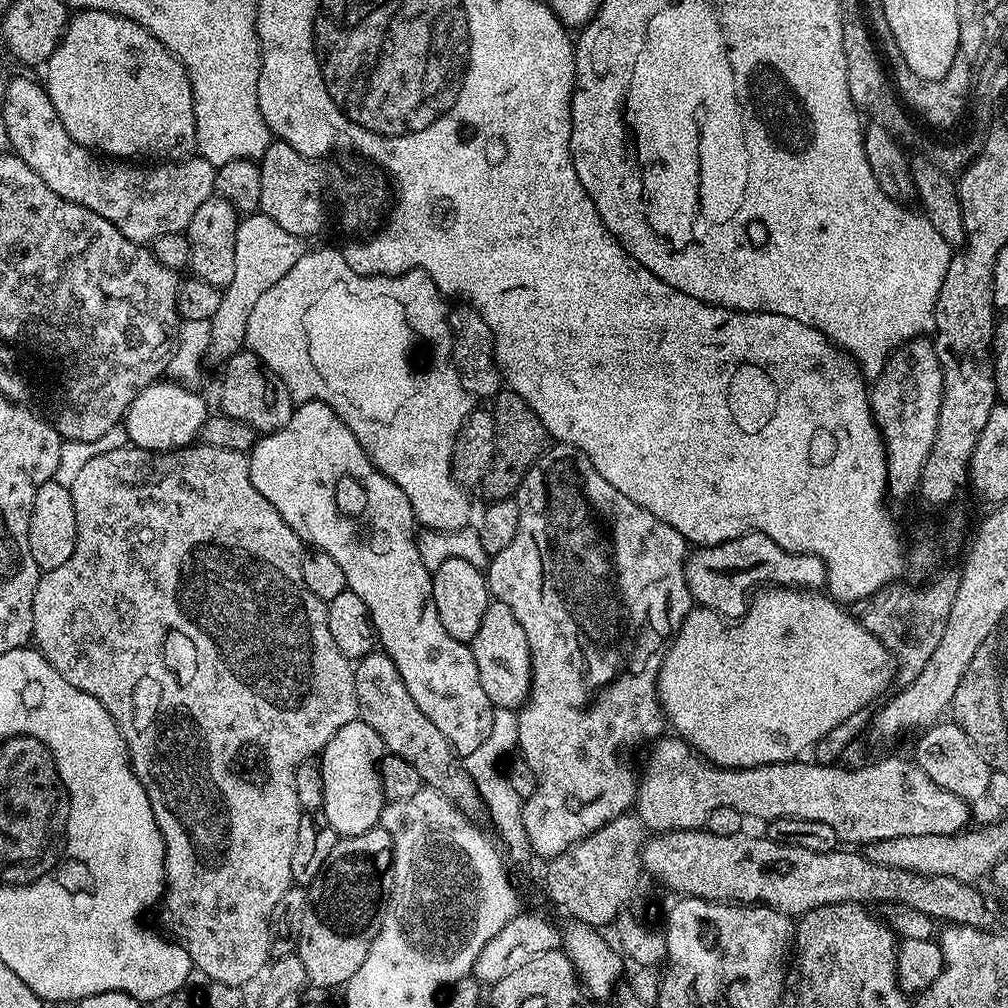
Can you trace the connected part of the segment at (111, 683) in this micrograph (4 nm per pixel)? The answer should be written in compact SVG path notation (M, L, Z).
M199 442L193 443L187 448L176 448L173 452L151 452L135 446L115 448L106 454L98 454L94 458L90 458L90 462L86 462L86 466L82 466L82 470L78 470L78 478L74 478L71 489L74 498L74 518L76 519L74 554L70 554L70 558L66 558L66 562L62 562L62 566L43 573L34 590L32 634L35 647L50 662L50 666L54 666L54 670L58 670L58 674L62 674L62 678L66 678L66 682L70 682L70 686L78 686L78 690L90 694L90 698L98 698L98 702L102 702L102 706L106 706L106 710L114 718L114 722L126 742L132 770L142 782L142 786L150 798L150 806L154 810L158 830L164 839L162 909L164 908L164 920L168 923L169 930L173 932L169 933L188 951L197 973L201 972L202 975L208 976L207 979L214 983L225 983L234 987L248 986L248 983L256 975L259 977L265 971L266 965L269 963L273 940L270 917L282 896L294 884L291 863L294 862L294 848L298 846L298 830L302 819L302 809L298 802L296 787L294 787L294 774L298 770L298 766L302 766L302 762L319 757L324 747L330 742L330 738L334 738L334 734L338 734L338 730L342 730L342 726L346 726L358 716L353 661L344 657L342 650L338 650L338 645L334 643L334 638L330 635L327 603L319 600L314 594L310 594L310 590L306 590L306 582L302 582L302 558L306 551L304 541L298 534L294 534L294 530L290 530L290 526L286 526L282 514L278 514L278 510L274 510L274 506L270 506L270 502L266 502L266 498L262 498L262 494L258 494L258 490L254 490L254 482L250 482L250 466L245 453Z

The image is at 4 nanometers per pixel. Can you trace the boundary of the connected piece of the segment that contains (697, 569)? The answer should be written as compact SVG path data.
M748 532L745 536L739 536L709 548L697 547L684 562L684 573L686 586L690 590L693 601L699 607L708 608L717 617L729 616L727 619L732 622L747 614L750 597L765 586L820 590L828 583L826 566L817 556L806 552L788 552L782 546L778 546L778 542L774 542L774 538L770 538L765 532Z

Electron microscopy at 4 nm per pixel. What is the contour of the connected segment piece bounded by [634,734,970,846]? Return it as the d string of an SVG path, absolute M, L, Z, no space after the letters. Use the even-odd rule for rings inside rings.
M672 734L665 735L663 738L655 741L649 748L652 749L649 750L648 757L644 760L644 772L642 768L638 776L634 812L635 815L640 817L640 821L644 823L645 829L651 830L656 834L690 830L691 828L703 829L708 823L710 813L713 810L719 810L722 806L731 806L733 810L738 810L745 818L752 819L753 816L756 820L764 820L763 822L781 820L782 818L806 818L810 822L826 822L826 826L830 826L830 830L834 830L837 841L844 843L845 840L848 843L845 845L848 846L860 846L856 844L867 846L875 840L898 838L899 836L955 836L957 832L963 832L969 827L969 801L958 798L958 794L950 794L950 790L942 790L942 786L938 786L938 782L930 782L930 774L926 774L911 759L899 760L896 756L890 756L886 760L876 760L873 764L866 765L865 768L840 768L841 766L818 764L815 762L800 764L804 762L801 762L799 759L787 760L784 764L767 764L757 768L719 768L717 764L711 764L709 760L704 759L700 753L694 752L686 741Z

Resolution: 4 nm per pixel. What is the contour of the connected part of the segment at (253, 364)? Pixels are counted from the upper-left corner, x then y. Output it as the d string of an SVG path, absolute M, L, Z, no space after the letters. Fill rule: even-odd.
M241 350L234 353L223 365L224 377L220 380L220 408L225 416L238 422L246 422L258 434L277 432L286 422L290 422L294 411L294 401L290 390L253 354L251 350Z

